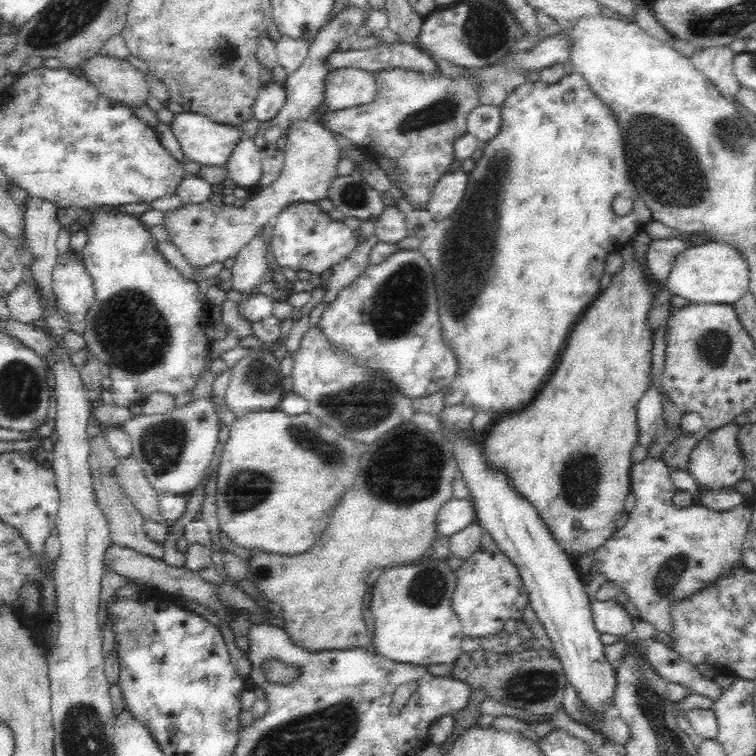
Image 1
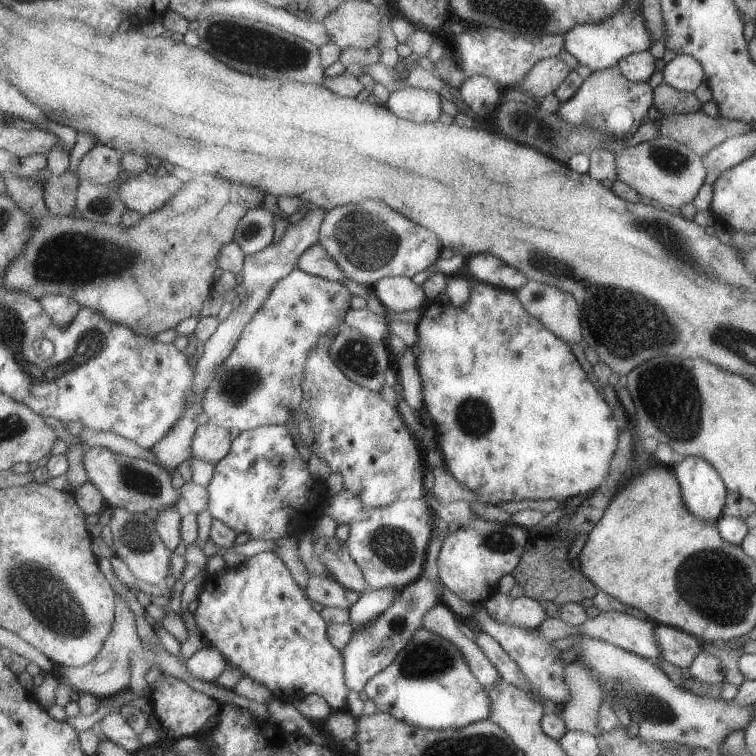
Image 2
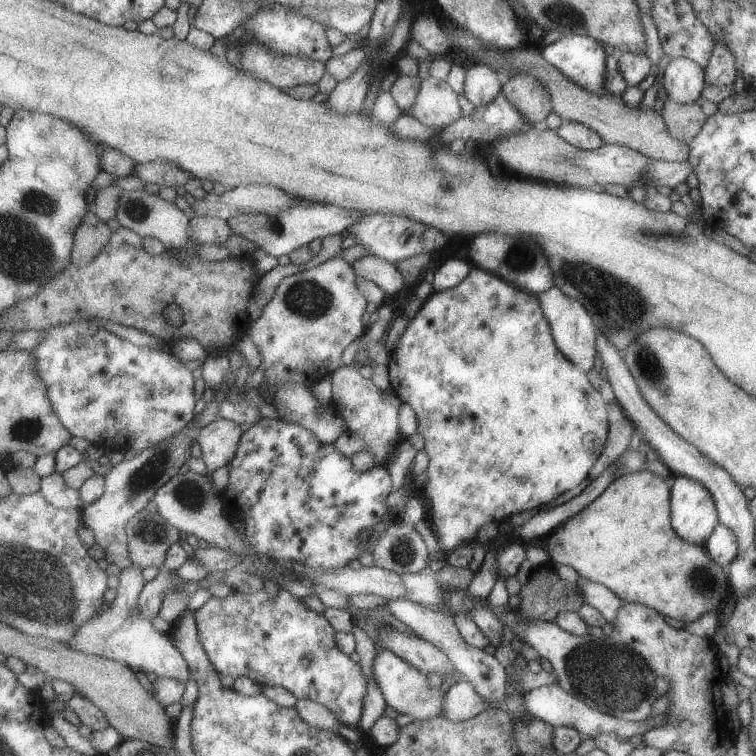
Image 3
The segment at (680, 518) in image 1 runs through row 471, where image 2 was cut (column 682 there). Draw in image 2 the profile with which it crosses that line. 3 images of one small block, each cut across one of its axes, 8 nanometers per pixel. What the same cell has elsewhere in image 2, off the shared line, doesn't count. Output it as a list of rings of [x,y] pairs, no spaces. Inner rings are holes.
[[[656,624],[654,638],[660,646],[660,660],[684,671],[692,666],[694,658],[703,651],[703,643],[699,639],[671,626]]]

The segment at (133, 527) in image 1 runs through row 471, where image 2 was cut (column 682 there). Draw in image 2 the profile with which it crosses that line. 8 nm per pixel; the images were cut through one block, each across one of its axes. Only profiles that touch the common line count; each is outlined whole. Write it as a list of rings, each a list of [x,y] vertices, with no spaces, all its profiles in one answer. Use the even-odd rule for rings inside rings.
[[[664,82],[653,88],[653,104],[664,115],[692,114],[703,106],[696,94],[679,91]]]

